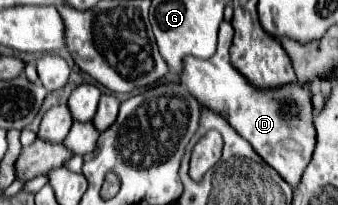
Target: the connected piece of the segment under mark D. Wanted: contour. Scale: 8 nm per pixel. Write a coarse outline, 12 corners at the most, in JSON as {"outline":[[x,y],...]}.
{"outline":[[222,22],[180,82],[220,112],[292,188],[314,144],[308,84],[252,86]]}

